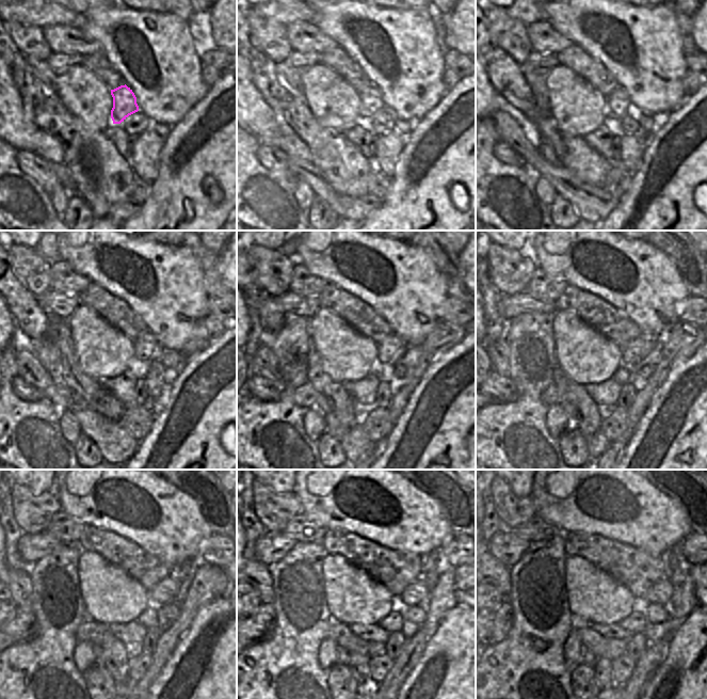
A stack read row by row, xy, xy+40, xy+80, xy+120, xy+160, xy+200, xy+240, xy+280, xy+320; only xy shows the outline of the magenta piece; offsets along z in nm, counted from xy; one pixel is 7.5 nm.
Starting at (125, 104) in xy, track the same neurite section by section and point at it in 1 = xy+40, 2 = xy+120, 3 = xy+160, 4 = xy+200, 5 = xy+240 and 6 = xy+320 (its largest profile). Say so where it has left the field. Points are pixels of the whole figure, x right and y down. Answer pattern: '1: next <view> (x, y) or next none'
1: next xy+40 (371, 102)
2: next xy+120 (146, 347)
3: next xy+160 (391, 348)
4: next xy+200 (635, 351)
5: next xy+240 (165, 590)
6: next xy+320 (660, 593)

